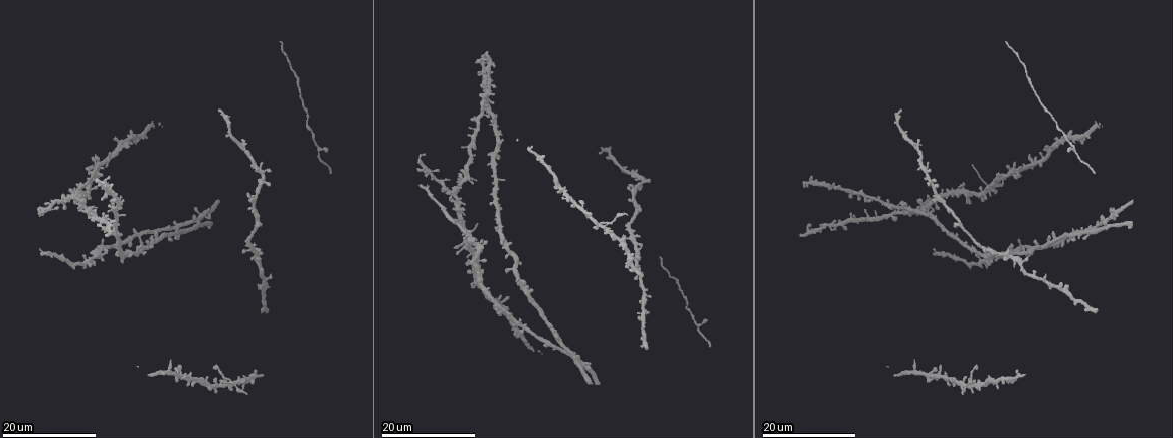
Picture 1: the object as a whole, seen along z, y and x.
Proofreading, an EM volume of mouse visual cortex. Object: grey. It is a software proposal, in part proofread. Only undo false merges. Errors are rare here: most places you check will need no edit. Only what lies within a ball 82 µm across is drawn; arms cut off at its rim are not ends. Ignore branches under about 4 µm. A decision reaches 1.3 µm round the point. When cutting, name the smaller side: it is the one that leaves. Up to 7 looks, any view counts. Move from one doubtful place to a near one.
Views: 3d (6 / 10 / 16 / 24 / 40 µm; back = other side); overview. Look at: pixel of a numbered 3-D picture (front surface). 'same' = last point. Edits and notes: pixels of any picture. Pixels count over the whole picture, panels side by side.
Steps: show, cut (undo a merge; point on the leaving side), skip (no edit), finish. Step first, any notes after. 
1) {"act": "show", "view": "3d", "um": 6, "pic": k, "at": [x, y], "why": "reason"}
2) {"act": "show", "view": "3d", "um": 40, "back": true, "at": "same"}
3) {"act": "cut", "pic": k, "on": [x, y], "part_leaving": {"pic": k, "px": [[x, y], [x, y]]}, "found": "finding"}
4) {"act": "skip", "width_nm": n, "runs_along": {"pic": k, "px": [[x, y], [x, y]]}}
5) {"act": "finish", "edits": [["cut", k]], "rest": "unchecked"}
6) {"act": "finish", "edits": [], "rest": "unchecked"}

{"act": "show", "view": "3d", "um": 24, "pic": 1, "at": [71, 194], "why": "looks like a crossing"}

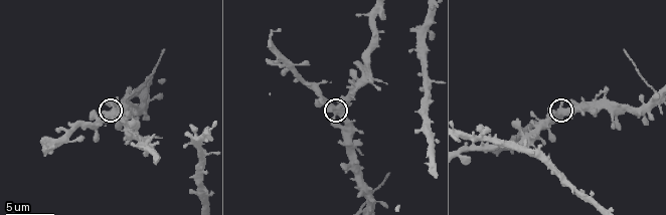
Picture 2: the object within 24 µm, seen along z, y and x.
{"act": "show", "view": "3d", "um": 6, "pic": 2, "at": [105, 114]}

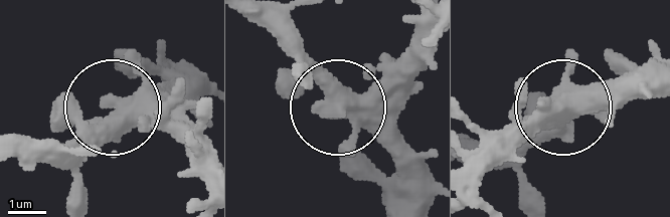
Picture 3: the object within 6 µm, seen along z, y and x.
{"act": "show", "view": "3d", "um": 6, "back": true, "pic": 3, "at": [116, 104], "why": "from behind"}

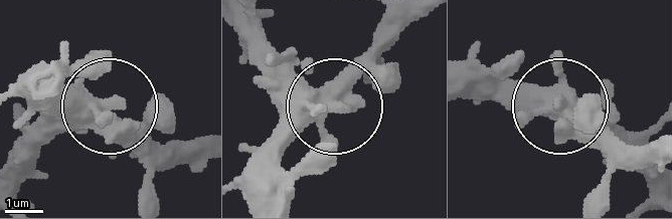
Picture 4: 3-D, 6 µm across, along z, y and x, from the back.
{"act": "skip", "side_arm_um": 13, "arms": 4, "found": "all the same neuron"}

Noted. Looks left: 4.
{"act": "show", "view": "3d", "um": 24, "pic": 1, "at": [855, 193], "why": "looks like a crossing"}

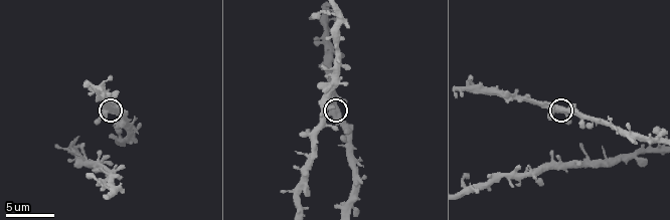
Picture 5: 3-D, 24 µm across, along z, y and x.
{"act": "show", "view": "3d", "um": 10, "pic": 5, "at": [331, 111]}

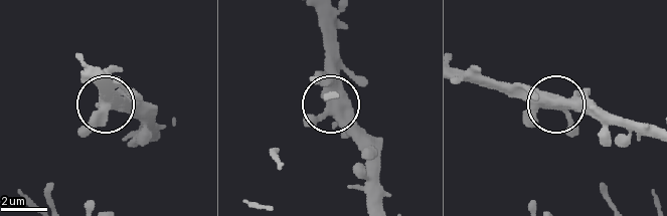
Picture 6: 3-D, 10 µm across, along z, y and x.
{"act": "skip", "arms": 5, "found": "all the same neuron"}

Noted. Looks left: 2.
{"act": "show", "view": "3d", "um": 16, "pic": 1, "at": [1064, 290], "why": "arms part here"}

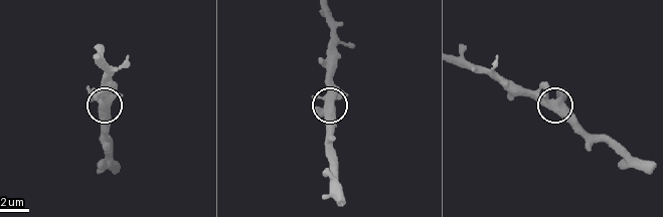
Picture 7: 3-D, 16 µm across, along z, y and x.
{"act": "show", "view": "3d", "um": 6, "pic": 7, "at": [550, 108]}

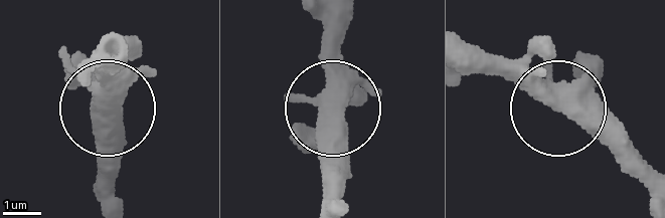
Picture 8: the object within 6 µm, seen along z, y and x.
{"act": "skip", "width_nm": 440, "found": "continuous, no second neuron"}

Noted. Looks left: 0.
{"act": "finish", "edits": [], "rest": "unchecked"}

